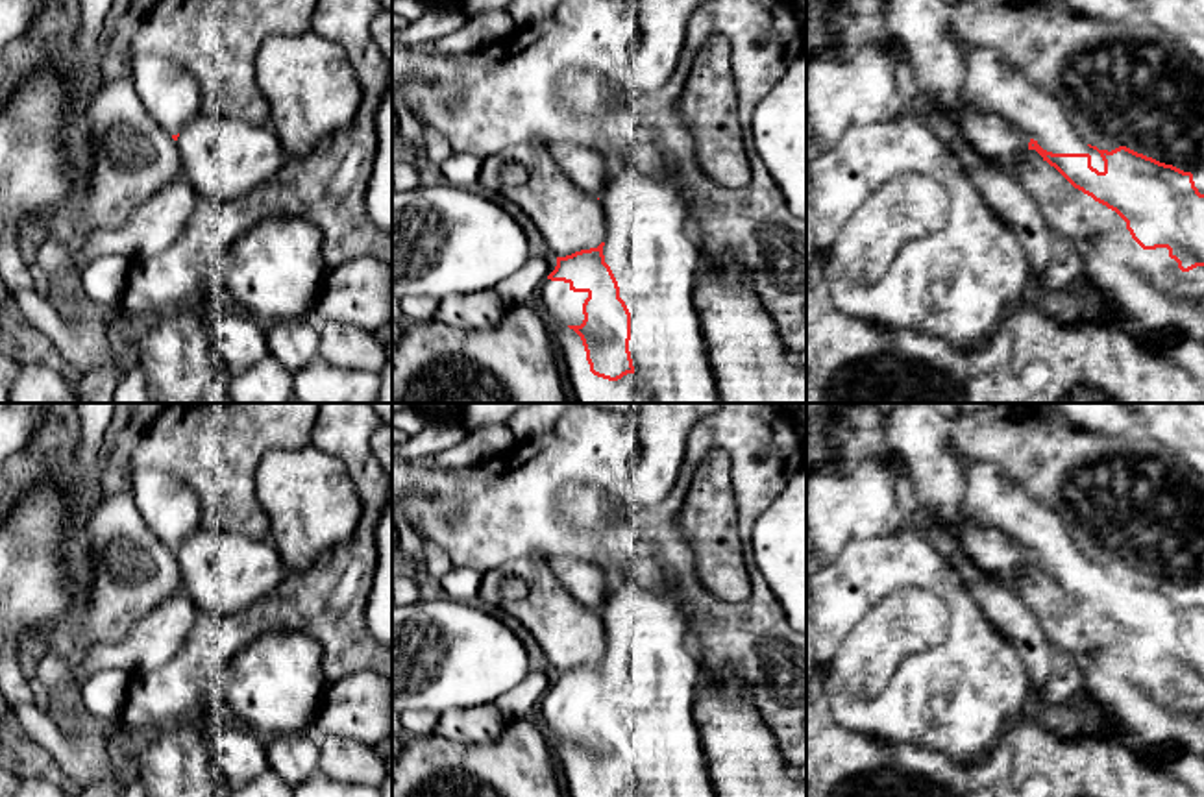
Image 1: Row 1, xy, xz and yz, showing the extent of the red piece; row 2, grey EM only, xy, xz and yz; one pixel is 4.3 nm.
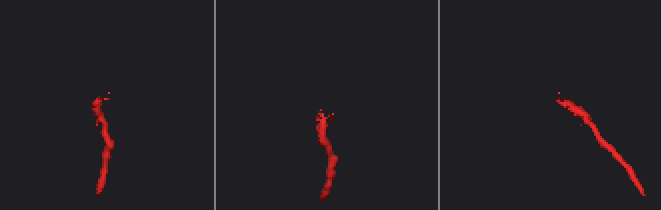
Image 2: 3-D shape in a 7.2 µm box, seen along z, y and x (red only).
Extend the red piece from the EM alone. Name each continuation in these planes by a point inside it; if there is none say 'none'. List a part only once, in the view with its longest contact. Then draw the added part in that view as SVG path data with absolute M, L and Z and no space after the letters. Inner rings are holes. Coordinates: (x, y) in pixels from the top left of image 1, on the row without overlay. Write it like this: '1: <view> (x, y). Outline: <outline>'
1: yz (990, 498). Outline: M977 462L964 470L964 501L956 512L980 527L1001 531L1052 568L1089 568L1091 581L1104 586L1100 568L1069 538L1062 516L1032 497L997 464Z

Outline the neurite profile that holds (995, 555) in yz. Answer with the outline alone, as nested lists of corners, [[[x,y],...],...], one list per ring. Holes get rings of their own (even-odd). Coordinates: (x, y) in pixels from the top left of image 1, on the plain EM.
[[[956,510],[945,516],[941,534],[984,575],[1001,581],[1010,590],[1014,590],[1017,571],[1028,564],[1028,549],[1017,546],[997,529],[980,527]]]

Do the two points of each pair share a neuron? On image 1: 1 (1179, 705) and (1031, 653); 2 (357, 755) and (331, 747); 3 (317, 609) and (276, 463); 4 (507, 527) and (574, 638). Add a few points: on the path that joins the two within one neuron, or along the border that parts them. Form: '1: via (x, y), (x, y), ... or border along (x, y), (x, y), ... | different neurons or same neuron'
1: border along (1036, 618), (1056, 657) | different neurons
2: via (352, 755), (337, 753) | same neuron
3: border along (341, 542), (328, 548), (307, 568), (287, 572) | different neurons
4: border along (546, 561), (518, 557), (485, 574) | different neurons

